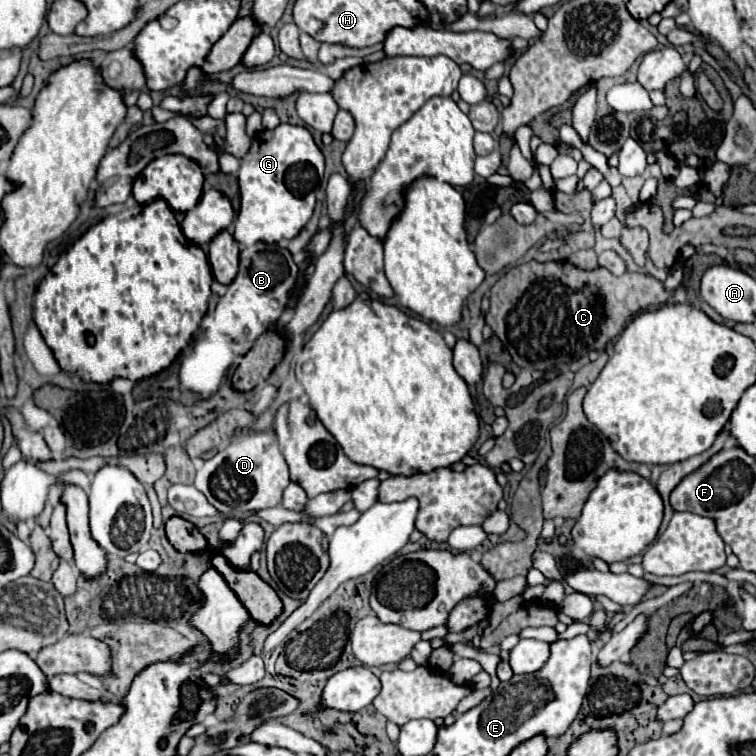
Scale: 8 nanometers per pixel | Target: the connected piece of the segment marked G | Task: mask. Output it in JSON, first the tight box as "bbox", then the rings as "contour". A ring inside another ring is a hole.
{"bbox":[234,123,324,245],"contour":[[[280,123],[276,129],[256,135],[238,171],[240,211],[236,217],[234,239],[242,245],[294,239],[312,217],[316,187],[322,177],[324,157],[308,129]]]}

